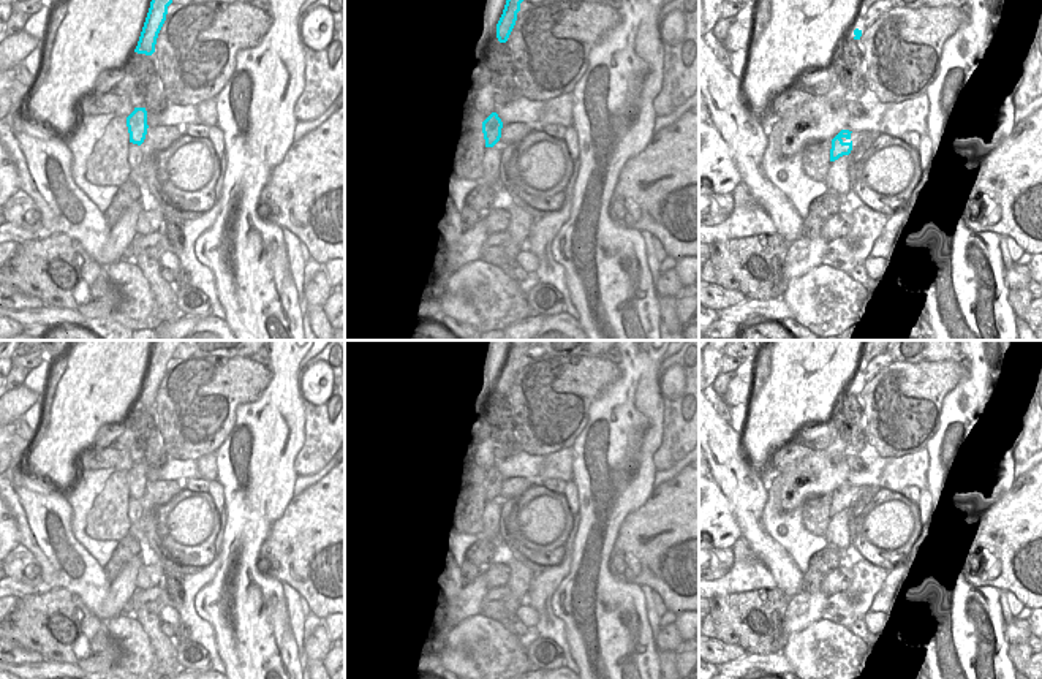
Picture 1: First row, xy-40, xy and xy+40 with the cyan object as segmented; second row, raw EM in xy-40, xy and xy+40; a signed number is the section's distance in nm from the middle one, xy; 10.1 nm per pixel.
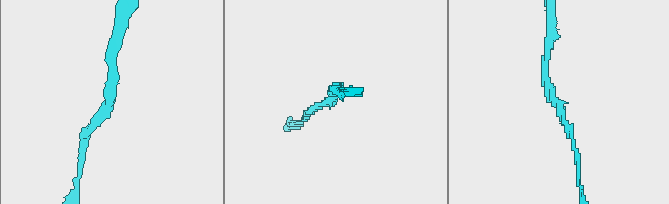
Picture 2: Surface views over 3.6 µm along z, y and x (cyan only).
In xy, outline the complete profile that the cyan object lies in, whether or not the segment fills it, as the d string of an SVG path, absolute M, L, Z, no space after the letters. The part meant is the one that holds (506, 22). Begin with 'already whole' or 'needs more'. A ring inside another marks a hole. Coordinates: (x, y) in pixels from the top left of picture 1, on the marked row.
already whole; M506 0L503 14L496 24L496 38L500 43L506 43L517 21L520 3L523 0Z

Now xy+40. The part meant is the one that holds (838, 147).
already whole; M841 130L833 139L832 139L832 149L830 149L830 161L838 160L843 155L849 155L852 150L852 141L851 141L849 130Z

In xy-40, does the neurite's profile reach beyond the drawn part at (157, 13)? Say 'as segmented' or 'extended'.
as segmented

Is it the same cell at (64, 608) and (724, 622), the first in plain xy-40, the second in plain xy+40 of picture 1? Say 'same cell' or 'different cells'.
same cell

